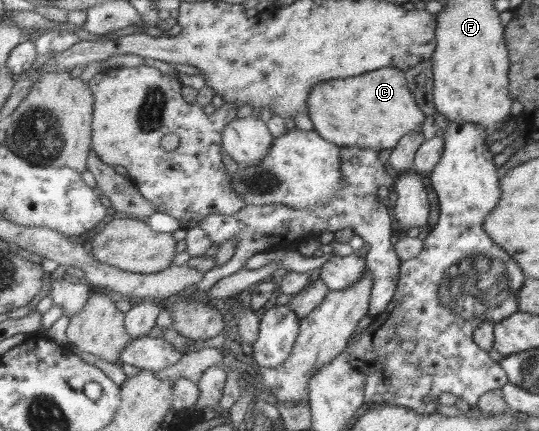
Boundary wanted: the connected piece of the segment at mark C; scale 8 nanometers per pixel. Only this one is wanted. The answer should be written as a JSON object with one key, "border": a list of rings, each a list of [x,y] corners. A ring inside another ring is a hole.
{"border":[[[392,66],[358,77],[316,83],[308,92],[305,109],[313,130],[324,141],[338,147],[356,146],[378,151],[392,149],[405,133],[420,132],[425,117],[406,89],[403,71]]]}

